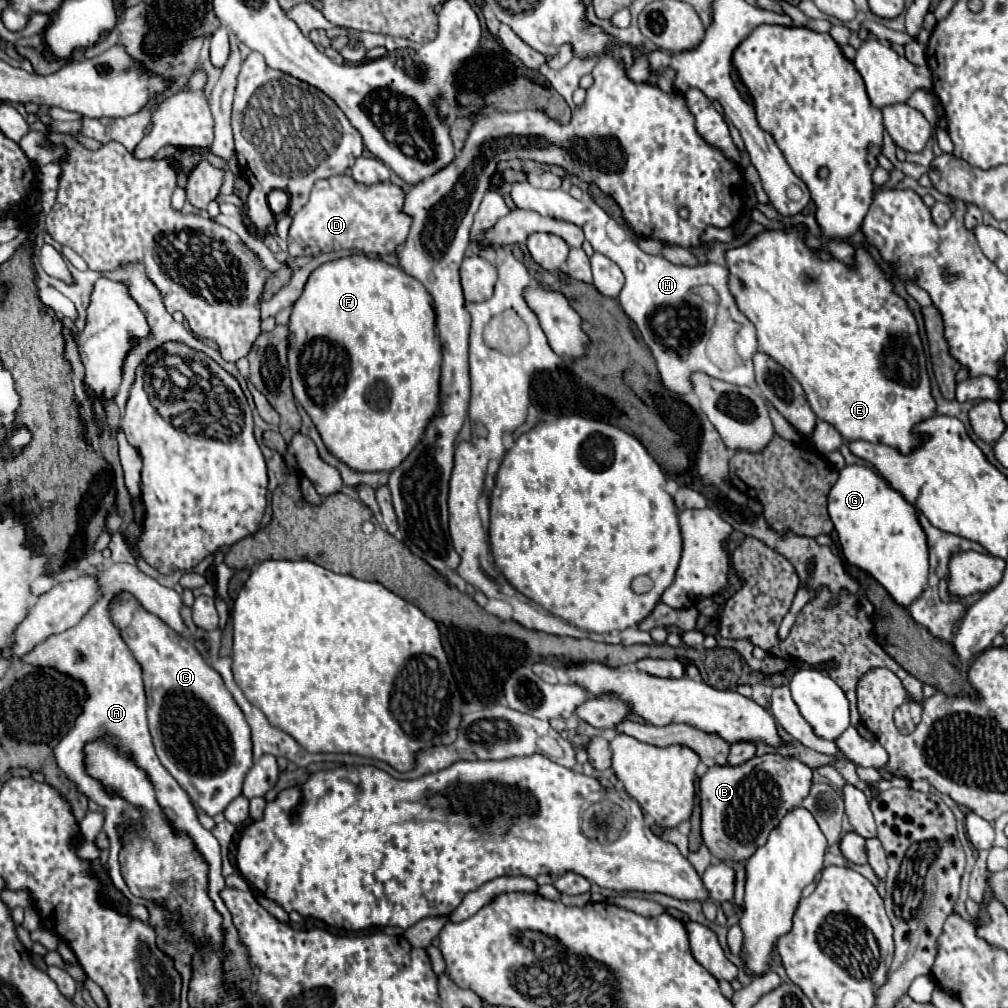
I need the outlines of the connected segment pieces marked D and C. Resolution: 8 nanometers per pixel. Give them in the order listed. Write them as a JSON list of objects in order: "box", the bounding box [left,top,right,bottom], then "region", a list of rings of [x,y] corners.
[{"box":[288,175,412,257],"region":[[[336,175],[316,181],[308,203],[294,215],[288,233],[288,251],[292,257],[308,257],[338,249],[358,249],[374,255],[396,255],[396,249],[406,241],[412,217],[402,211],[402,187],[384,181],[362,185],[348,175]]]},{"box":[112,597,252,817],"region":[[[132,597],[112,601],[112,621],[140,667],[144,669],[144,689],[148,697],[148,727],[160,763],[178,781],[178,785],[198,803],[204,813],[214,817],[240,795],[246,771],[252,767],[250,729],[244,713],[198,649],[174,629],[168,629],[160,617],[140,609]]]}]

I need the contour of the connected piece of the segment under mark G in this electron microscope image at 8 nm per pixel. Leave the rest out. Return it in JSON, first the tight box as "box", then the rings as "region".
{"box":[828,465,928,607],"region":[[[846,465],[828,493],[828,515],[846,561],[870,573],[896,603],[908,607],[928,581],[928,541],[916,507],[866,465]]]}

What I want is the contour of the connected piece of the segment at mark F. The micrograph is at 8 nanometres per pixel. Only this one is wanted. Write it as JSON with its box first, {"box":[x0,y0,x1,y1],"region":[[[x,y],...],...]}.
{"box":[288,255,440,471],"region":[[[350,255],[336,261],[328,261],[320,265],[308,279],[302,295],[292,307],[290,315],[290,349],[288,349],[288,371],[292,379],[292,389],[296,401],[306,409],[310,419],[314,421],[326,449],[340,461],[344,461],[350,469],[356,471],[392,471],[424,437],[424,429],[428,421],[436,417],[436,409],[440,409],[440,337],[436,333],[436,317],[432,309],[432,297],[424,289],[420,281],[406,275],[402,269],[384,263],[382,259],[368,259],[366,255]]]}

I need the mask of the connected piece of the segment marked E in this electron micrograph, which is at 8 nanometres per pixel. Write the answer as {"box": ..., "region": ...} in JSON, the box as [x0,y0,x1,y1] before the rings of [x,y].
{"box":[726,223,936,453],"region":[[[800,223],[800,225],[792,225],[788,229],[764,229],[762,233],[754,235],[748,243],[728,249],[726,251],[726,265],[728,265],[728,289],[738,305],[738,309],[750,319],[750,323],[756,327],[756,337],[758,337],[758,349],[764,351],[766,355],[770,355],[774,361],[778,361],[784,369],[788,369],[798,383],[802,385],[806,399],[812,407],[812,411],[816,413],[818,419],[832,423],[846,441],[854,441],[854,439],[864,439],[870,443],[884,443],[890,447],[900,449],[902,453],[908,453],[910,449],[914,449],[922,437],[912,433],[912,427],[924,419],[928,419],[930,415],[934,415],[936,411],[936,403],[930,395],[930,379],[928,379],[928,371],[926,371],[926,357],[924,357],[924,349],[922,349],[922,341],[920,341],[920,333],[918,333],[918,323],[914,313],[908,309],[908,303],[894,293],[894,285],[892,281],[886,277],[886,273],[882,271],[882,267],[878,265],[878,261],[870,255],[870,251],[866,247],[856,249],[854,251],[854,265],[846,265],[838,259],[820,259],[816,249],[810,249],[806,245],[806,233],[808,229]]]}

